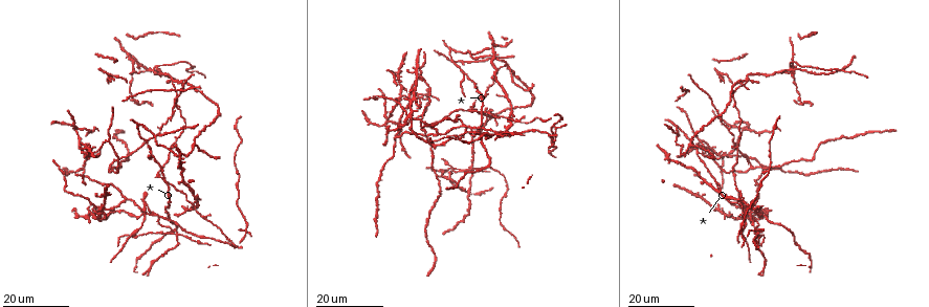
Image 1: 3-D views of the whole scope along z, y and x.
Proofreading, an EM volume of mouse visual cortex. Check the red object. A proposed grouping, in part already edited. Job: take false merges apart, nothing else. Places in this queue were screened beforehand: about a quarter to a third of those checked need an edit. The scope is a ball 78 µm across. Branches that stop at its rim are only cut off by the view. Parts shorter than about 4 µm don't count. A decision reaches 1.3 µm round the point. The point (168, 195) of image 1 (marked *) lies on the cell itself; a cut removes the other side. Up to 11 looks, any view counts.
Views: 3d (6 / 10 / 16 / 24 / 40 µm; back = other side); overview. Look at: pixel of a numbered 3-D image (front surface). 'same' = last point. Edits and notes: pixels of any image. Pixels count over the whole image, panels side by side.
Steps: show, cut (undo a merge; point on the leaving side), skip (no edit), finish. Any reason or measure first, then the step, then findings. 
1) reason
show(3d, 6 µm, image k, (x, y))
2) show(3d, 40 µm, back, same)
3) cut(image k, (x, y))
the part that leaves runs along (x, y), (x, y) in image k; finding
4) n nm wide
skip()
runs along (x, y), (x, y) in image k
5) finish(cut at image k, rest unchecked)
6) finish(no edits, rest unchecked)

arms part here
show(3d, 24 µm, image 1, (160, 217))

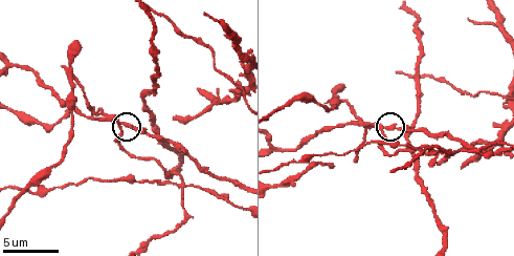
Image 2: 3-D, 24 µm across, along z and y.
closer look
show(3d, 6 µm, image 2, (382, 132))

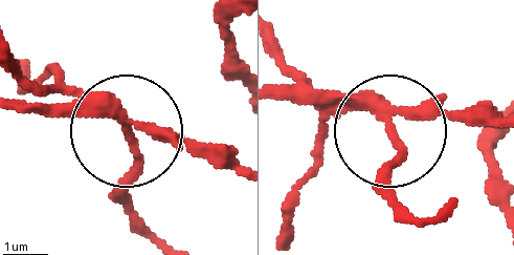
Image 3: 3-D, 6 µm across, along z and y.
200 nm wide
cut(image 3, (136, 150))
the part that leaves runs along (109, 112), (128, 142), (135, 210), (161, 239) in image 3; two cells meet here

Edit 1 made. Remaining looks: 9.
show(overview)

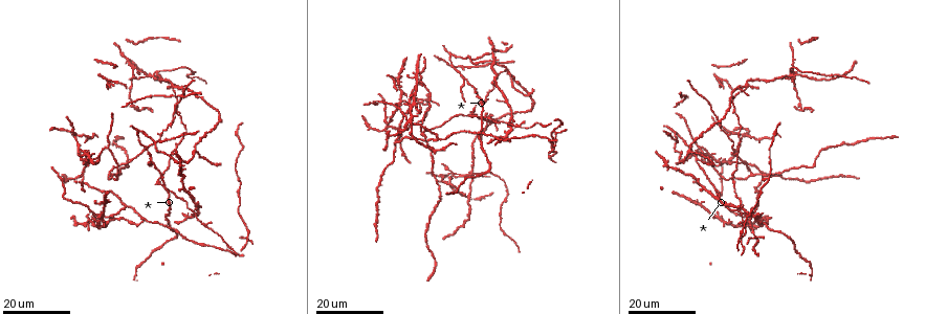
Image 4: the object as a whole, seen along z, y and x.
arms part here
show(3d, 16 µm, image 4, (439, 137))

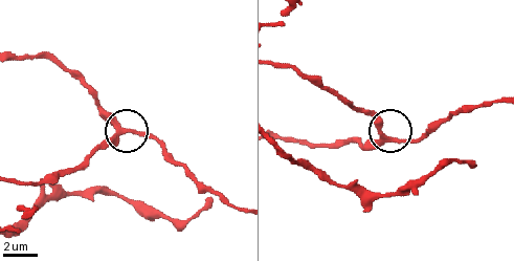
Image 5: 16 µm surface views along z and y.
show(3d, 10 µm, image 5, (119, 132))

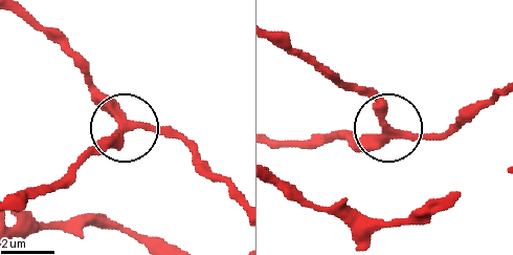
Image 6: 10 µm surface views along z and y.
3 arms
skip()
one cell here

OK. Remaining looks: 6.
three arms meet
show(3d, 16 µm, image 4, (697, 157))

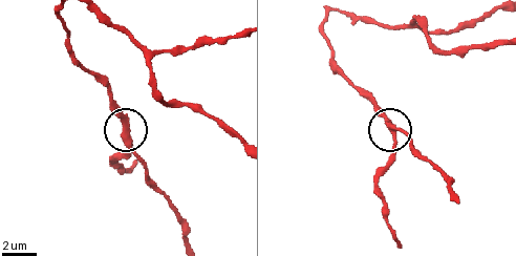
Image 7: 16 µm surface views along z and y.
show(3d, 6 µm, image 7, (395, 135))

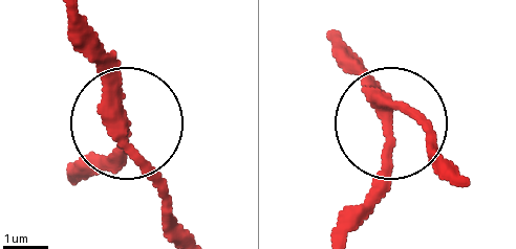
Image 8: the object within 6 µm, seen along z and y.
skip()
runs along (192, 232), (135, 165), (128, 128), (105, 161) in image 8; one cell here

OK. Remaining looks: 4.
three-way junction
show(3d, 16 µm, image 4, (84, 175))

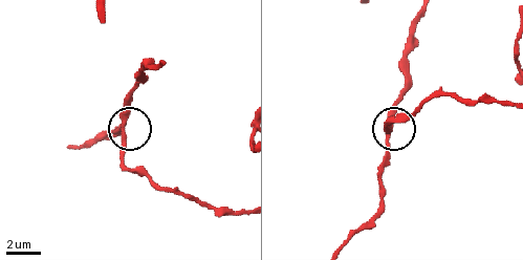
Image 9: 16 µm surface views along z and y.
closer look
show(3d, 10 µm, image 9, (388, 138))

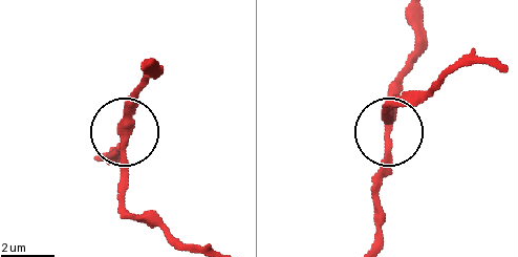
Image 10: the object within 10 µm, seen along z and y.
skip()
runs along (475, 63), (454, 65), (387, 110), (380, 217) in image 10; continuous, no second cell

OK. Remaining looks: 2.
four or more arms meet
show(3d, 24 µm, image 4, (386, 127))

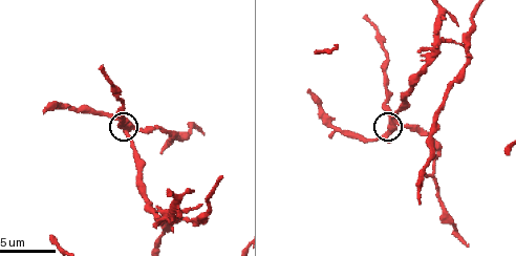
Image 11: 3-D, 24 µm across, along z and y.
show(3d, 6 µm, image 11, (396, 123))

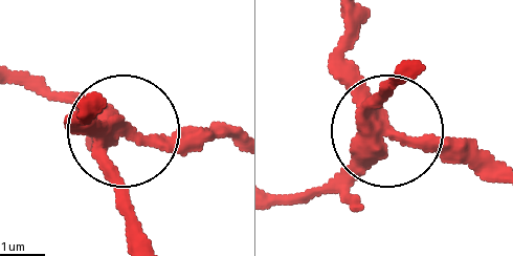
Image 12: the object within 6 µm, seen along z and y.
skip()
runs along (405, 63), (372, 134), (308, 195) in image 12; one cell here

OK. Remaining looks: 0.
finish(cut at image 3, rest unchecked)

